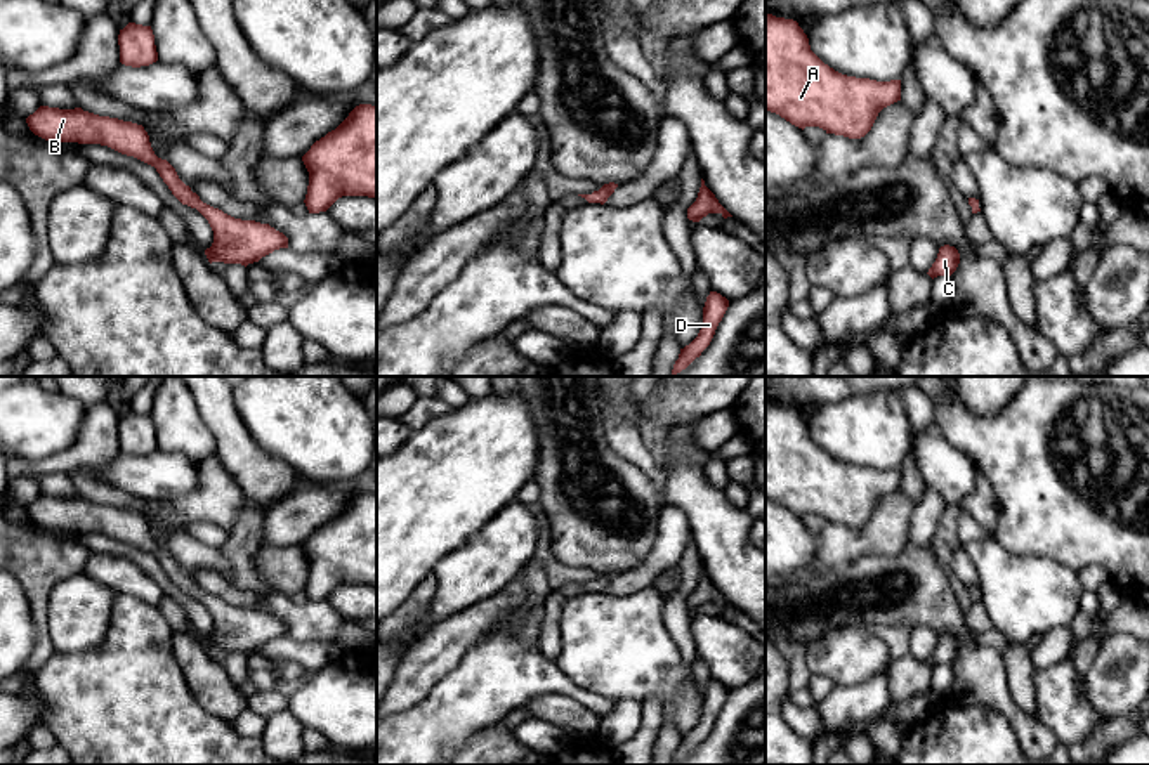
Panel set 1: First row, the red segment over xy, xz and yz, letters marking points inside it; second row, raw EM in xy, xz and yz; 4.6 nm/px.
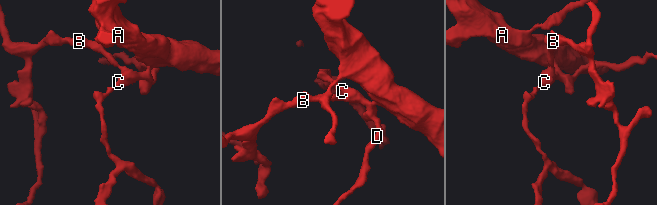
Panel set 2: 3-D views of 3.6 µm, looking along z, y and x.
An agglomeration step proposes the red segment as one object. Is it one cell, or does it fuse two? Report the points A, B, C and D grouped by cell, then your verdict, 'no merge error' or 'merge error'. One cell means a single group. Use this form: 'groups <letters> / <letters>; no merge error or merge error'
groups A B C D; no merge error

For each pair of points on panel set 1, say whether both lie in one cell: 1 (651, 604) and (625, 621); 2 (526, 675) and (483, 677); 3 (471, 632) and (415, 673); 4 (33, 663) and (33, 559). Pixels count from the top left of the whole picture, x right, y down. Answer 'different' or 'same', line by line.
1: same
2: same
3: same
4: same

